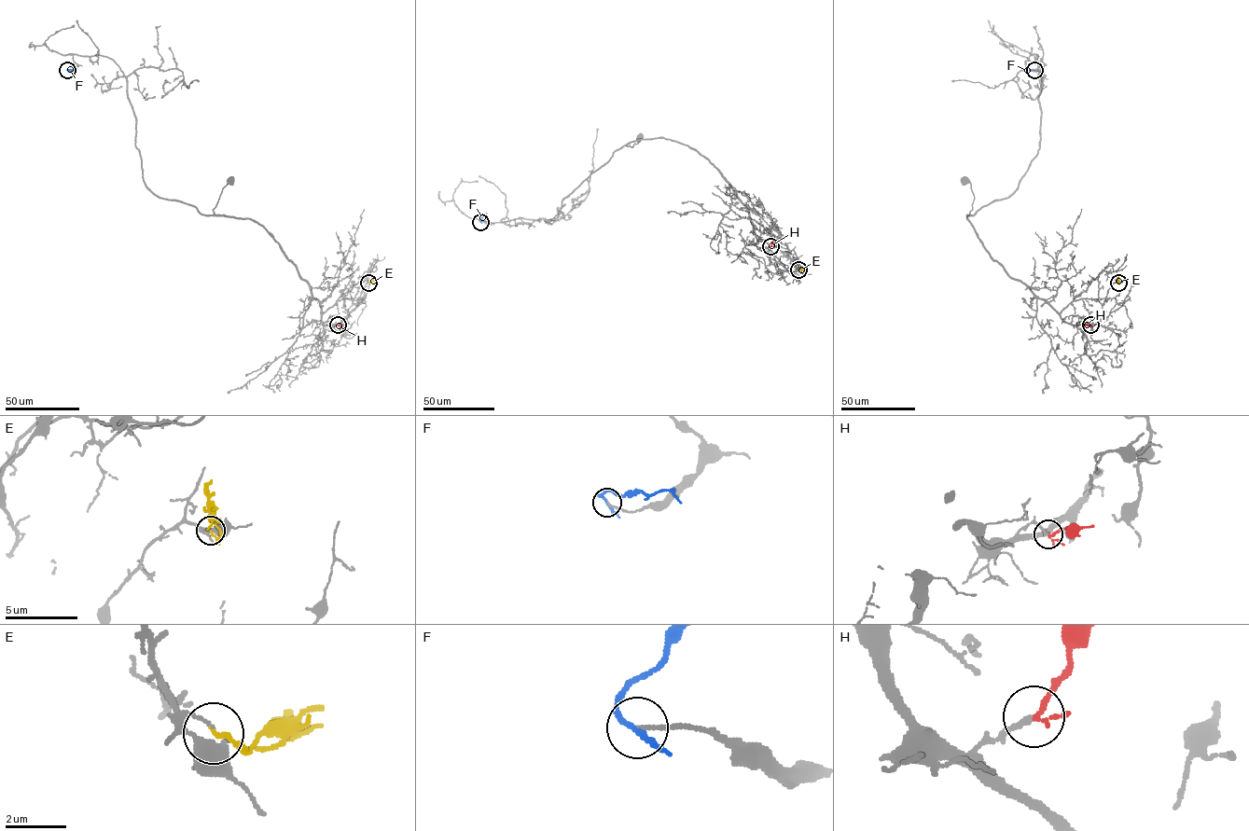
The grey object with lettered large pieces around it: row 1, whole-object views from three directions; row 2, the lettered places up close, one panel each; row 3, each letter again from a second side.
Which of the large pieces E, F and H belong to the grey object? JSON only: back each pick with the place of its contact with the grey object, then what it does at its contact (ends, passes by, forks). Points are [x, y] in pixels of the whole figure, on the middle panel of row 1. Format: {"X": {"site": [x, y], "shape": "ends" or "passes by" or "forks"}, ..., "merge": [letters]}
{"E": {"site": [798, 270], "shape": "passes by"}, "H": {"site": [770, 246], "shape": "passes by"}, "merge": ["E", "H"]}

